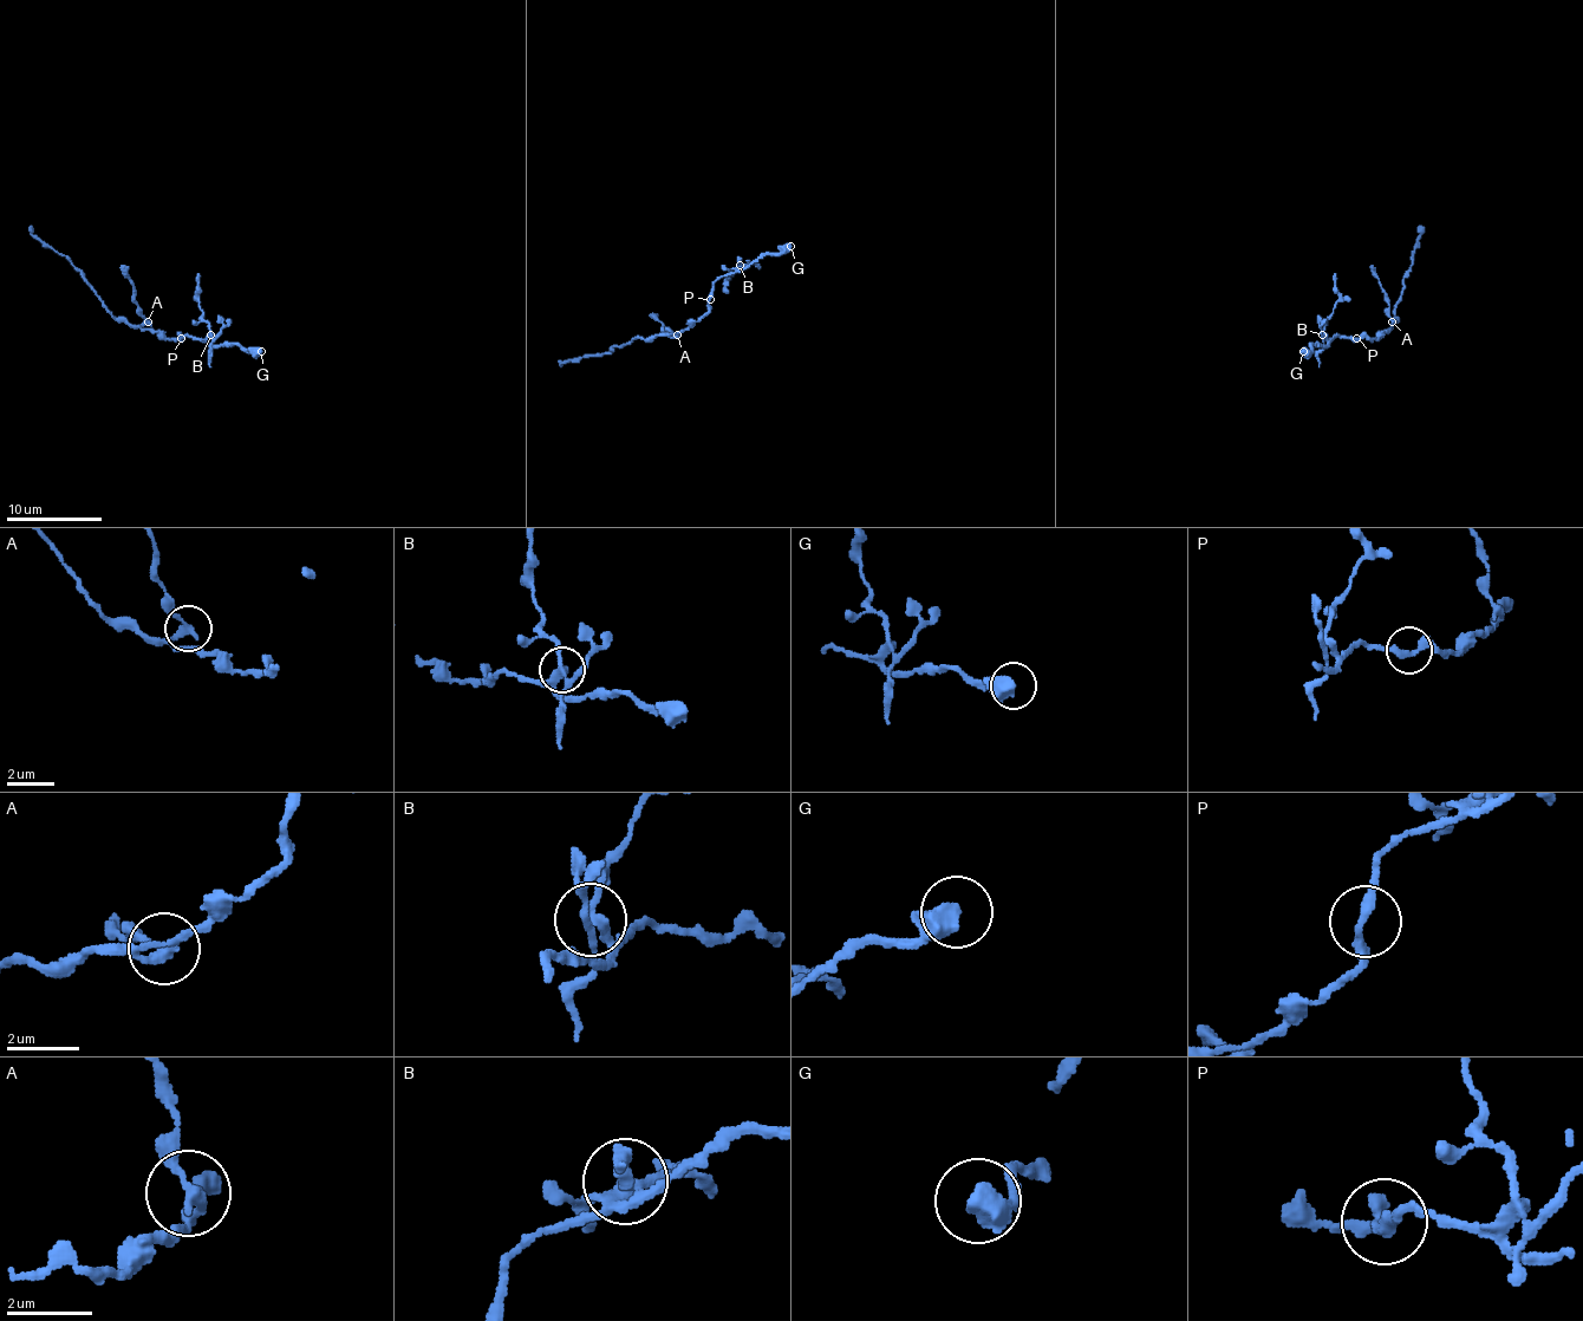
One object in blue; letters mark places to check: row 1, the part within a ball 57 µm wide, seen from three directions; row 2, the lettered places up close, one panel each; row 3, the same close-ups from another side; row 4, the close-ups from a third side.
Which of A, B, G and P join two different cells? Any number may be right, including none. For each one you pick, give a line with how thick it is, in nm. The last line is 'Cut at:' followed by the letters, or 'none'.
A: 240 nm thick
B: 240 nm thick
Cut at: A, B

